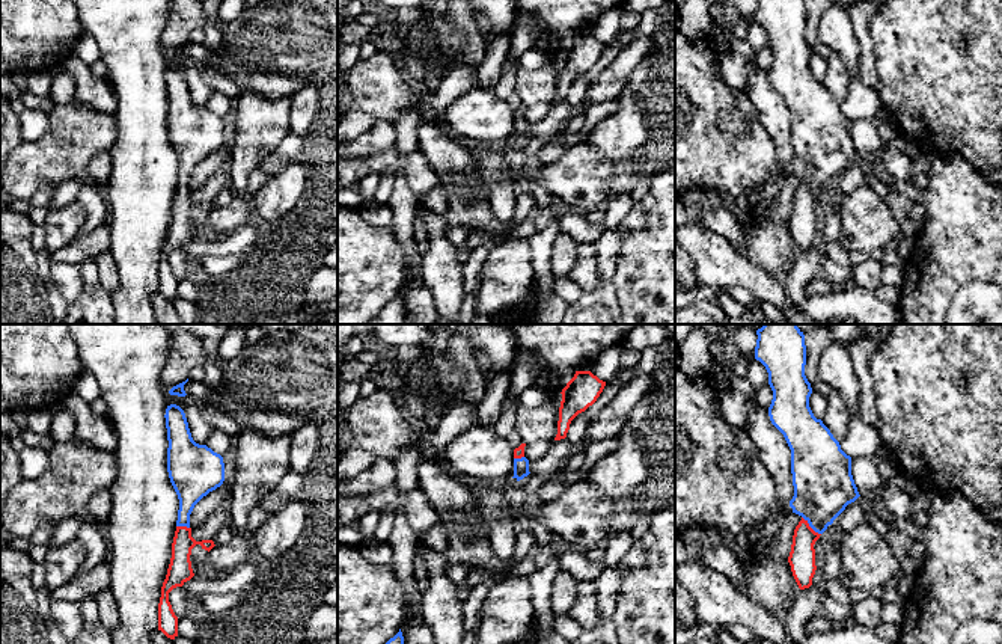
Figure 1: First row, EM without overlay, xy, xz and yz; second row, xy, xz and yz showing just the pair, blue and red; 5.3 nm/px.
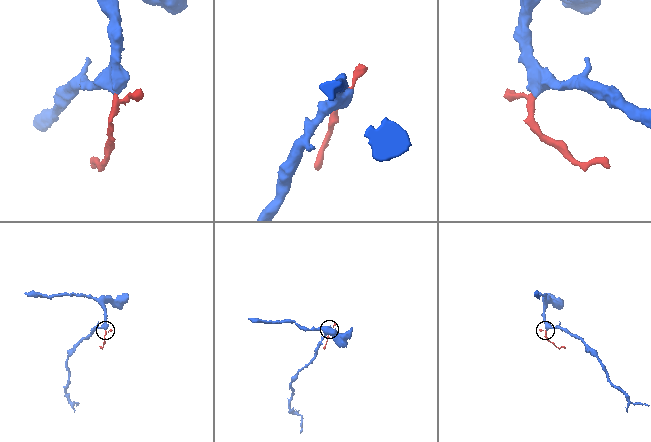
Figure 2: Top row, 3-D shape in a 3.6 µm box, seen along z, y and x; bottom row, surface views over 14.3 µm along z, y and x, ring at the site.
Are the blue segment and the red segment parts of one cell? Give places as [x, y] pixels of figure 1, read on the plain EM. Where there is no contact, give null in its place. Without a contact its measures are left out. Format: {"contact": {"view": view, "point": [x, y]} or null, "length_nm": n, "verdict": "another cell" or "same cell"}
{"contact": {"view": "yz", "point": [811, 189]}, "length_nm": 140, "verdict": "same cell"}

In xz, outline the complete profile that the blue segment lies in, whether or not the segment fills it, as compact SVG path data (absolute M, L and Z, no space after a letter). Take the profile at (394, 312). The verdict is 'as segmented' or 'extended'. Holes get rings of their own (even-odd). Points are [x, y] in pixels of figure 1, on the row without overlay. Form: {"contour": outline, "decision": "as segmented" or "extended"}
{"contour": "M399 291L399 294L390 300L368 324L404 324L404 321L404 299Z", "decision": "as segmented"}

